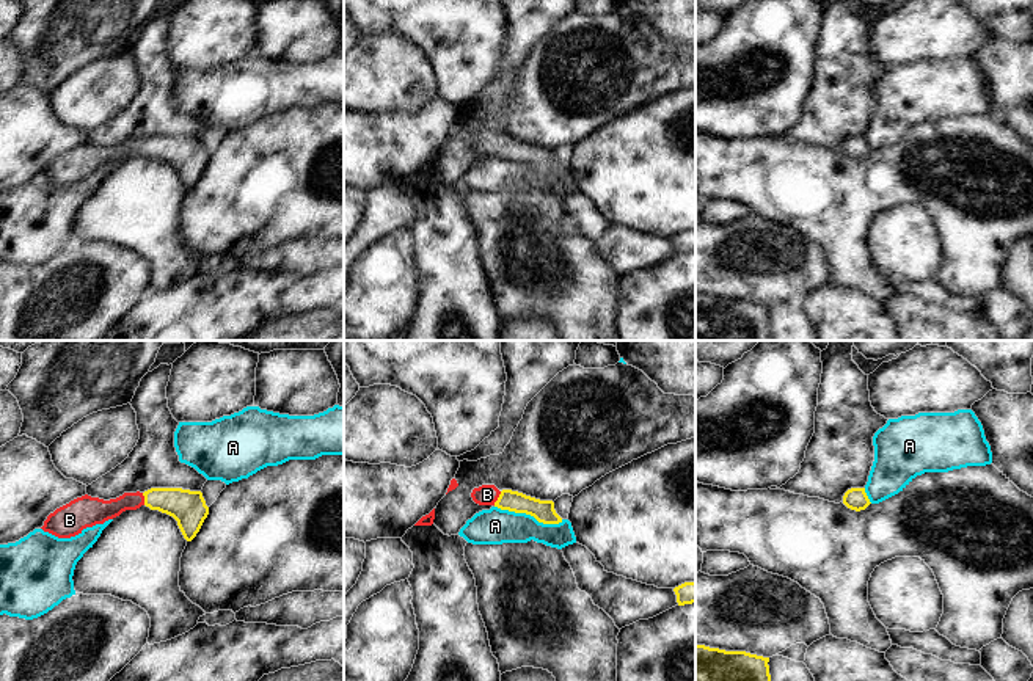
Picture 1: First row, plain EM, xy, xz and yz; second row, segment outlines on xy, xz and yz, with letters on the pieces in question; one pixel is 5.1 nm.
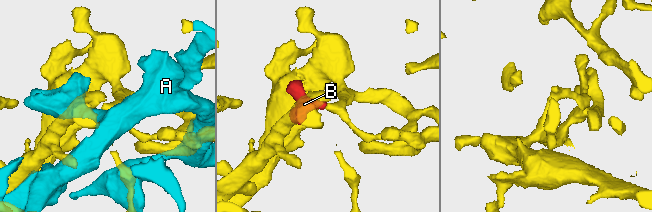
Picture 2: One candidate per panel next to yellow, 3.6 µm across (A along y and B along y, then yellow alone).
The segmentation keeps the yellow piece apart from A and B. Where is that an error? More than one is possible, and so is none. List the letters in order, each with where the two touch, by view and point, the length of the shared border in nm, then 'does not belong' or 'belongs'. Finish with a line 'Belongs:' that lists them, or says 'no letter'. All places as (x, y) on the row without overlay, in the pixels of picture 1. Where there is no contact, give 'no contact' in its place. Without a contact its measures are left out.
A: xz (529, 162) | 360 nm | does not belong
B: xz (498, 146) | 80 nm | belongs
Belongs: B

